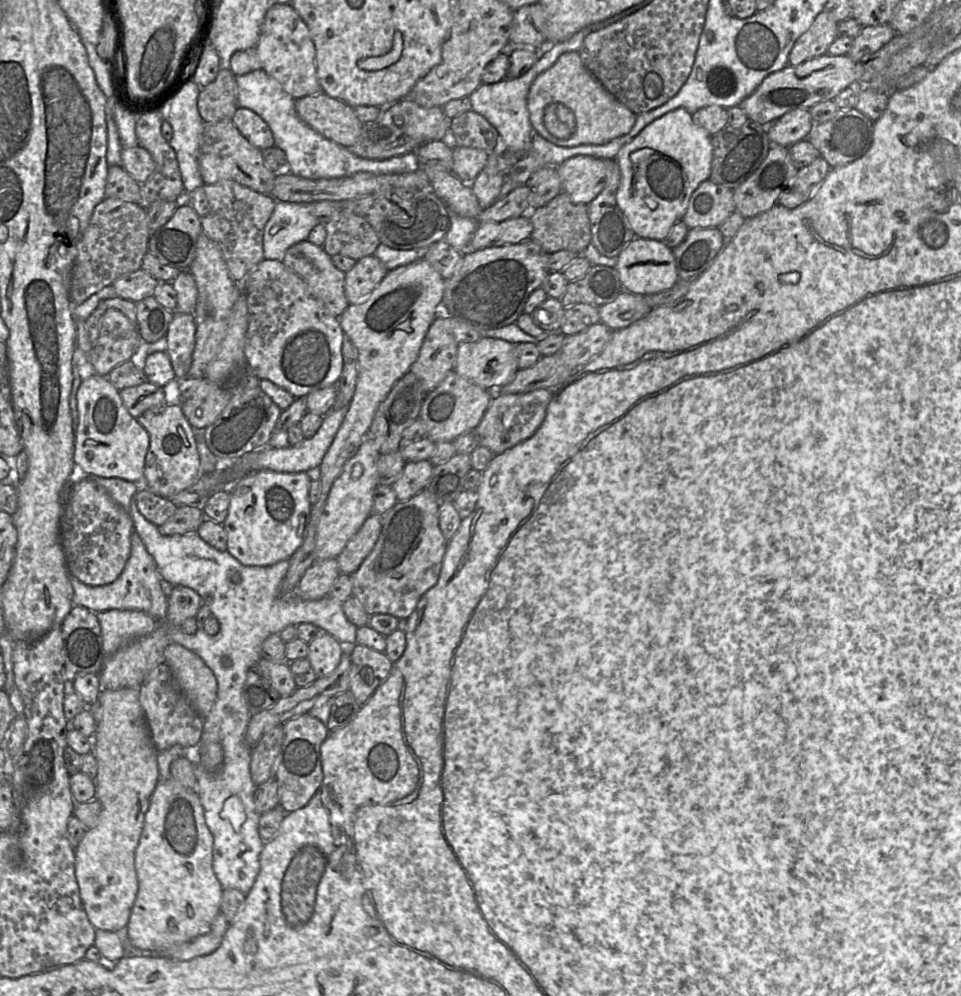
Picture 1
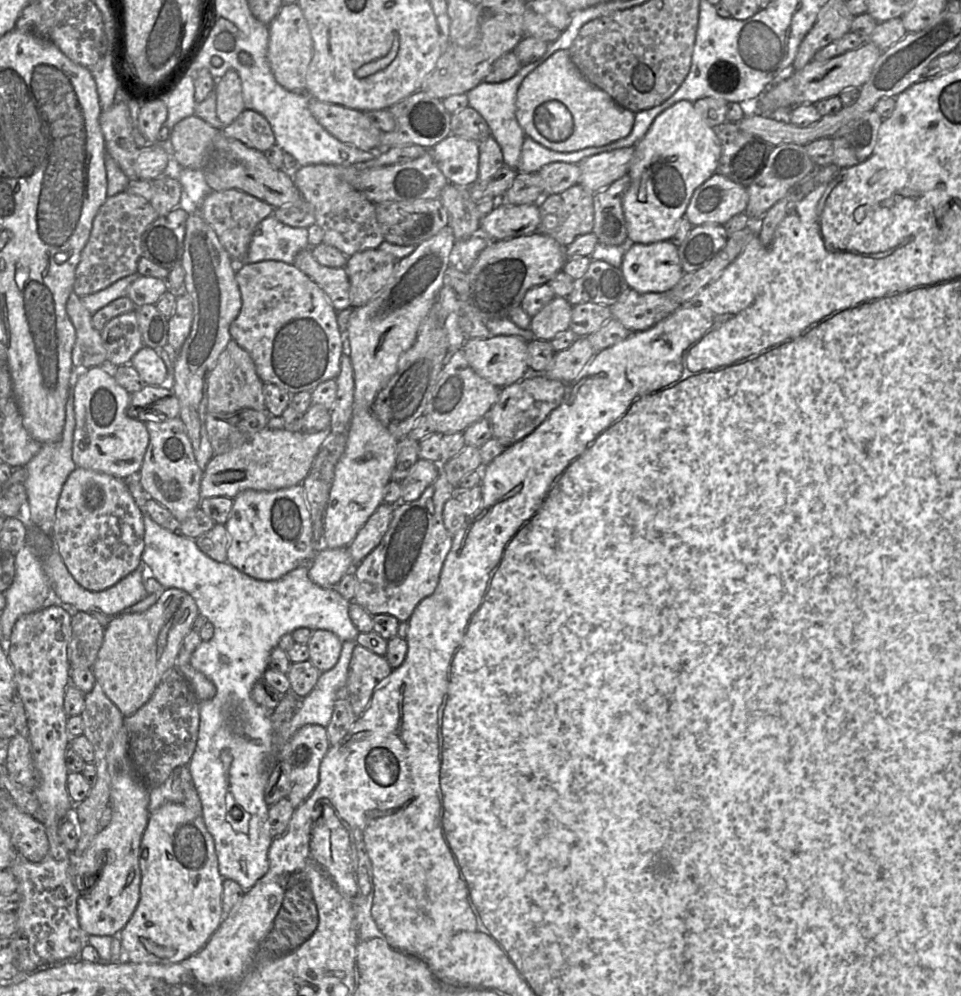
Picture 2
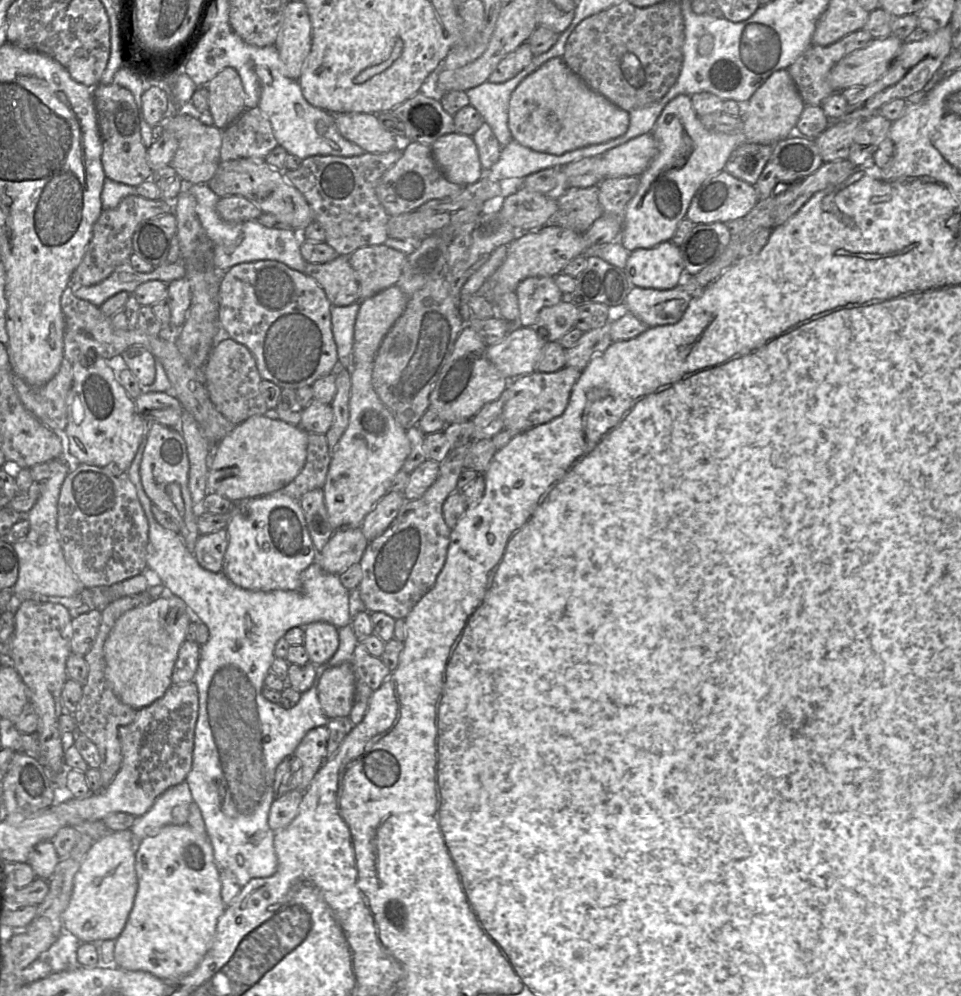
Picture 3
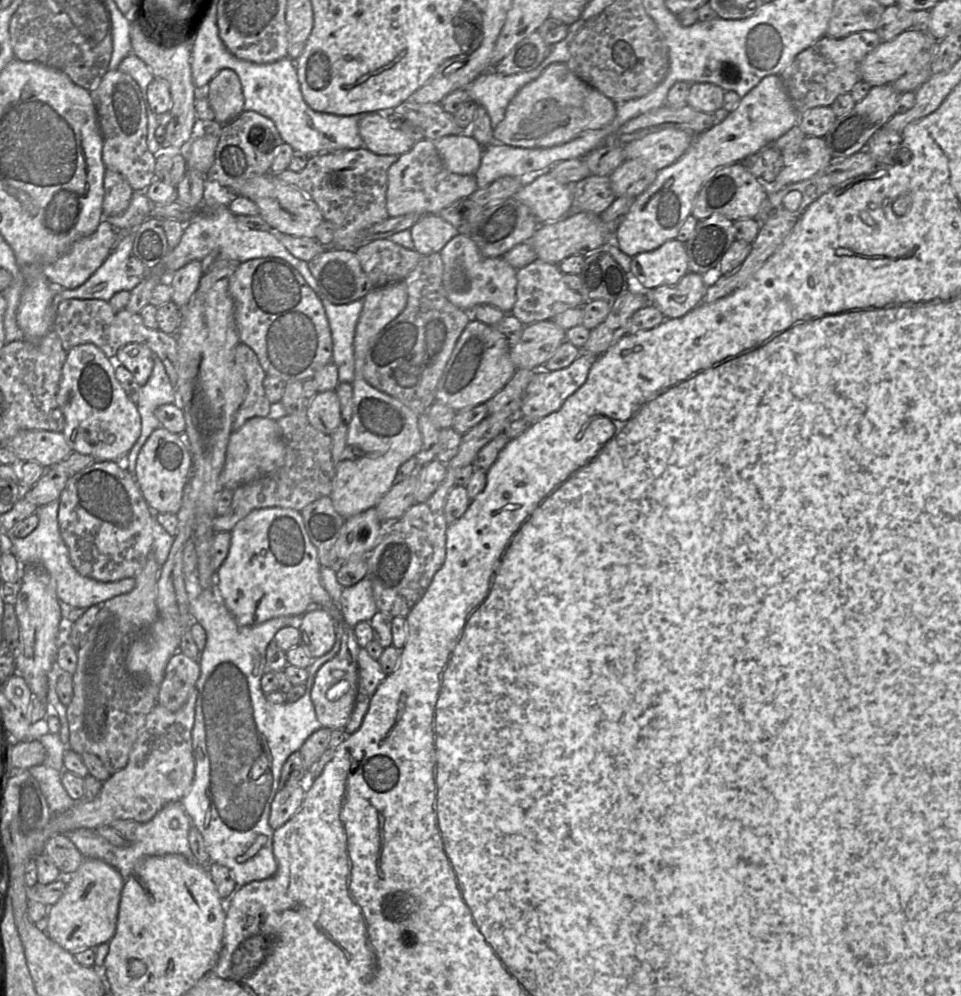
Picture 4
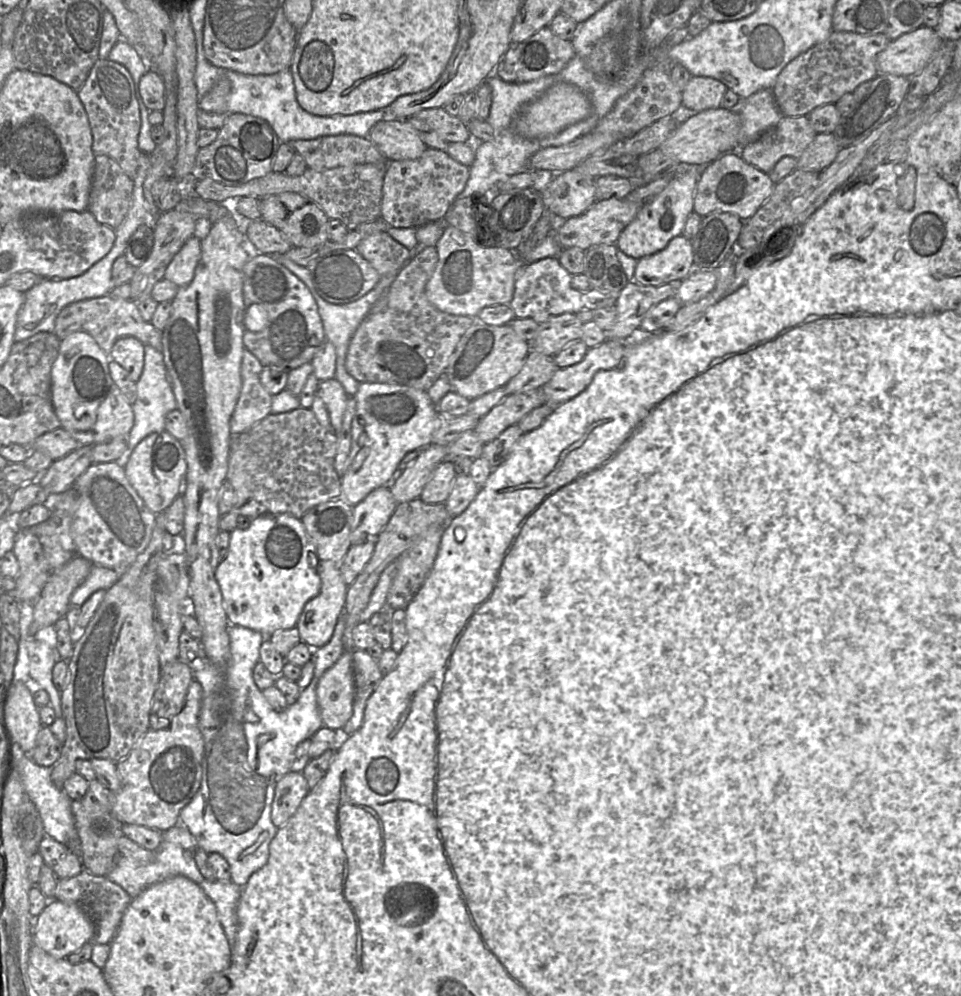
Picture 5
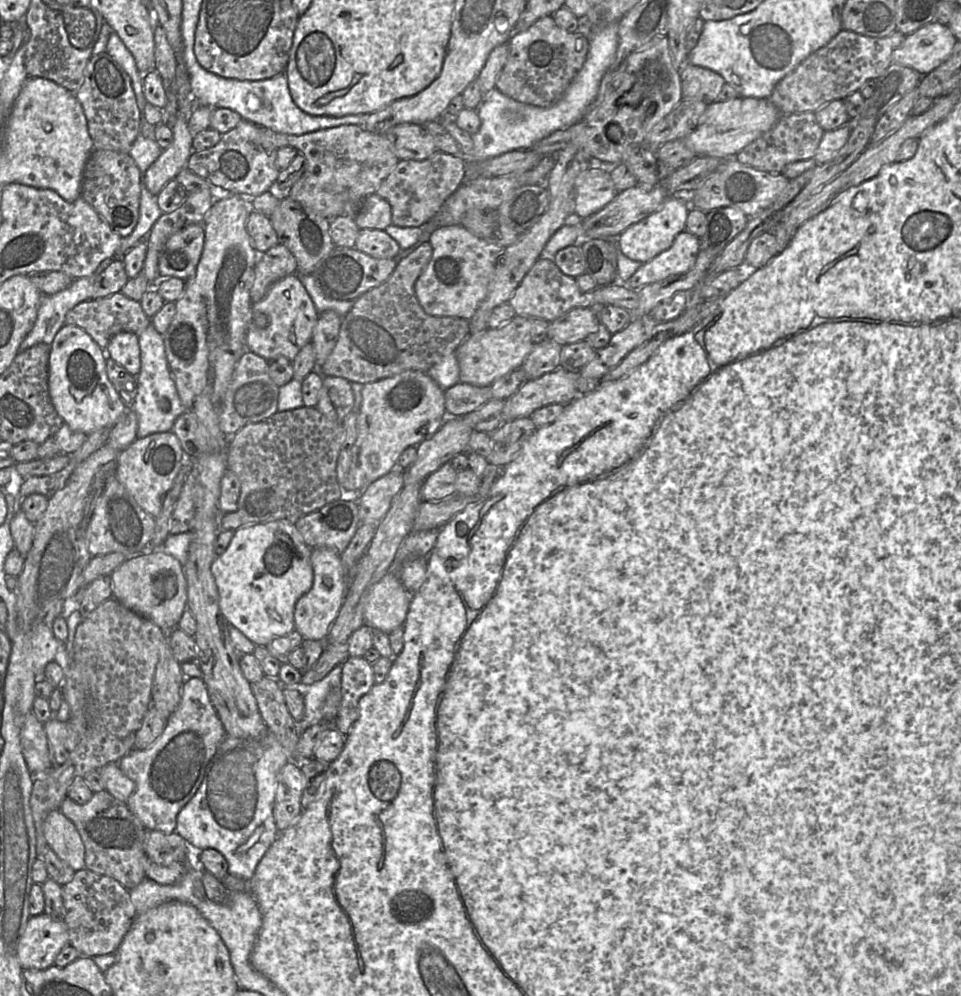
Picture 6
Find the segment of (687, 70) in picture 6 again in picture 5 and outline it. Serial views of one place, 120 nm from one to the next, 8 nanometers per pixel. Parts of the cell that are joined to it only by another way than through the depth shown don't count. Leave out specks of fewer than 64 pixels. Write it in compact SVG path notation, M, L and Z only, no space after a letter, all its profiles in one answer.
M692 76L681 91L682 107L692 112L719 108L727 89L715 78Z

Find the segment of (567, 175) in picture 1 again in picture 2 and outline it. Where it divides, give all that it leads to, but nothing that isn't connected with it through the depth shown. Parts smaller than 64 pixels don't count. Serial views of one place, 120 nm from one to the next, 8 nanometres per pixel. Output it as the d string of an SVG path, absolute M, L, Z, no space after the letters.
M634 146L603 152L578 163L579 185L592 193L605 189L628 174L634 156Z

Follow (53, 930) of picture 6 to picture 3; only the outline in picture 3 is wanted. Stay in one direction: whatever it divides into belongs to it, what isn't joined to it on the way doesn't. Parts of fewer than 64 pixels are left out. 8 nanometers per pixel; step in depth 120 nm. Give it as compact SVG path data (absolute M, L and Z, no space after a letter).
M131 829L110 832L93 843L74 877L68 907L62 914L62 930L88 943L116 940L122 933L138 890L135 869L138 840Z

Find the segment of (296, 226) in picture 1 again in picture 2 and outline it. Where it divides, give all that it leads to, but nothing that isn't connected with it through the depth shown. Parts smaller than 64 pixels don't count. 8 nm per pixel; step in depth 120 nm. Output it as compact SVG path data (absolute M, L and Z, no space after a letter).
M271 214L256 226L245 262L274 260L293 264L298 252L307 248L312 248L307 228L287 226Z

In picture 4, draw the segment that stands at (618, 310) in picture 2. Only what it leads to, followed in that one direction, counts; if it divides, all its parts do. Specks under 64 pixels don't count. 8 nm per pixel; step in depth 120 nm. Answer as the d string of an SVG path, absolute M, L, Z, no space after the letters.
M688 272L674 285L647 290L649 304L661 311L665 319L683 317L702 302L708 279L709 276Z

